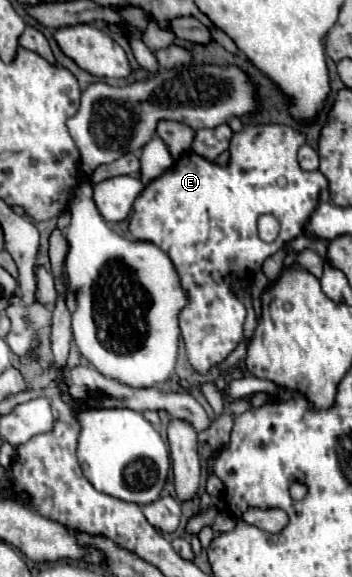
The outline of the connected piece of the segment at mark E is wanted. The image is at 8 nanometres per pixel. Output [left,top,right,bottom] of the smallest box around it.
[129,124,329,374]

